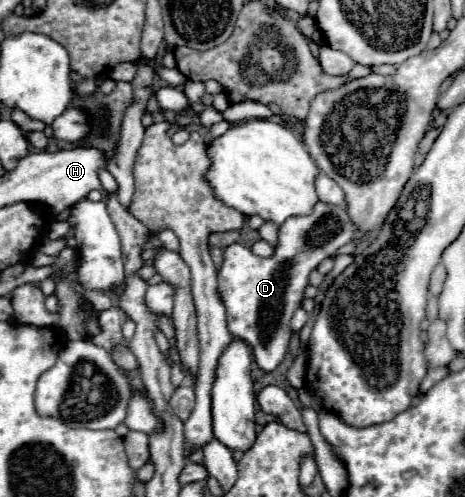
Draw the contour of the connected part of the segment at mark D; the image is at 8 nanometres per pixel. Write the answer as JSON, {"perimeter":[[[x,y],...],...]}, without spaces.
{"perimeter":[[[316,202],[308,216],[290,216],[278,228],[278,244],[270,258],[260,258],[242,244],[224,248],[224,262],[218,270],[218,294],[226,306],[228,330],[252,346],[254,360],[262,372],[276,370],[288,352],[292,336],[290,320],[302,304],[310,272],[324,258],[336,256],[336,250],[354,236],[356,226],[344,206]]]}

